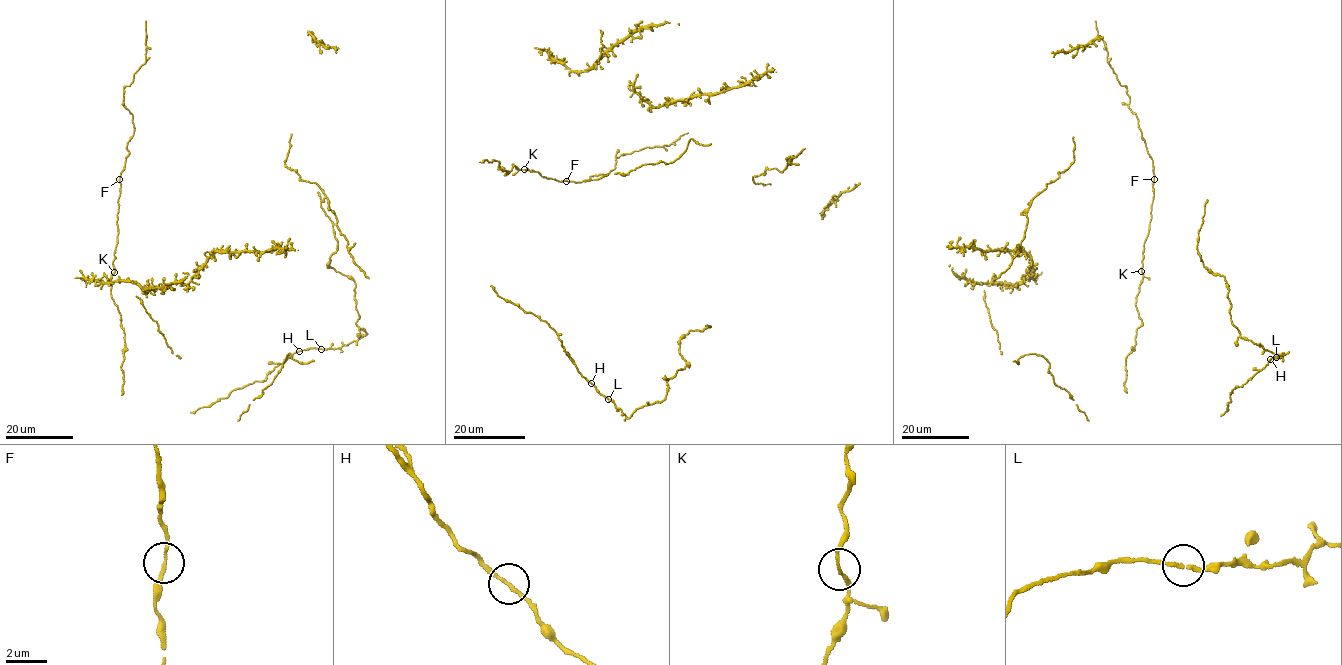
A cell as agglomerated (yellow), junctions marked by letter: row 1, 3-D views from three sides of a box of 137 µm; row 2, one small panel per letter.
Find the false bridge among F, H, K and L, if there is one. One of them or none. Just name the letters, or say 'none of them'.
none of them

